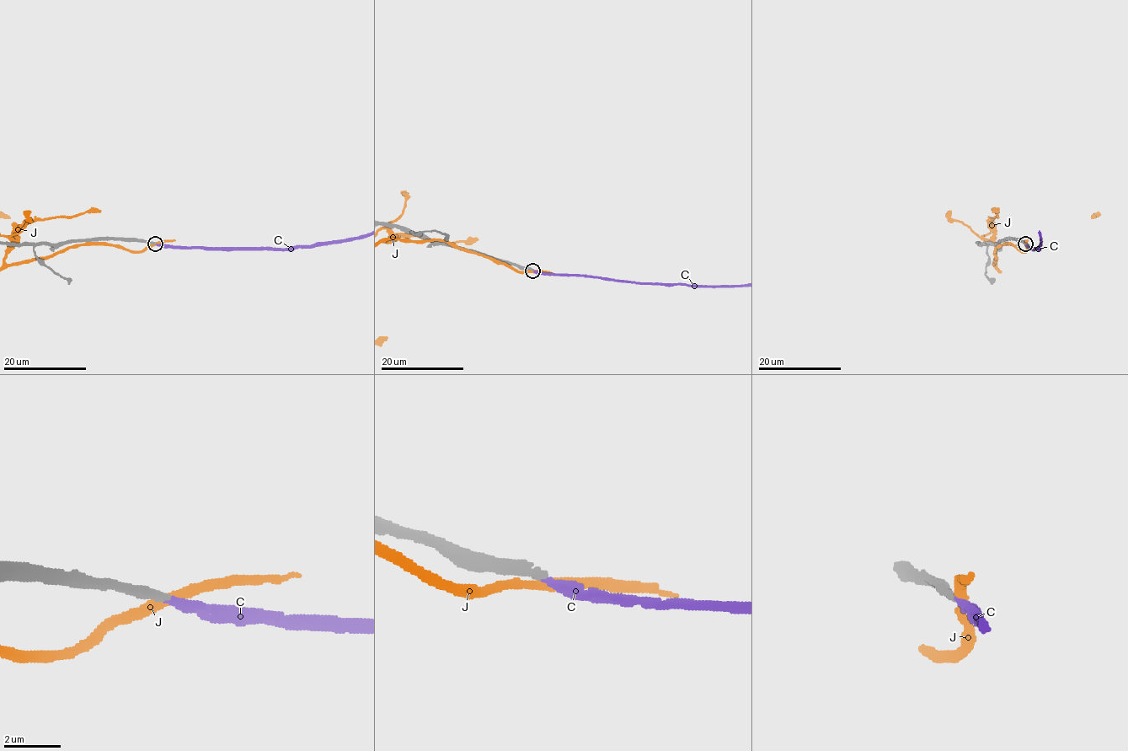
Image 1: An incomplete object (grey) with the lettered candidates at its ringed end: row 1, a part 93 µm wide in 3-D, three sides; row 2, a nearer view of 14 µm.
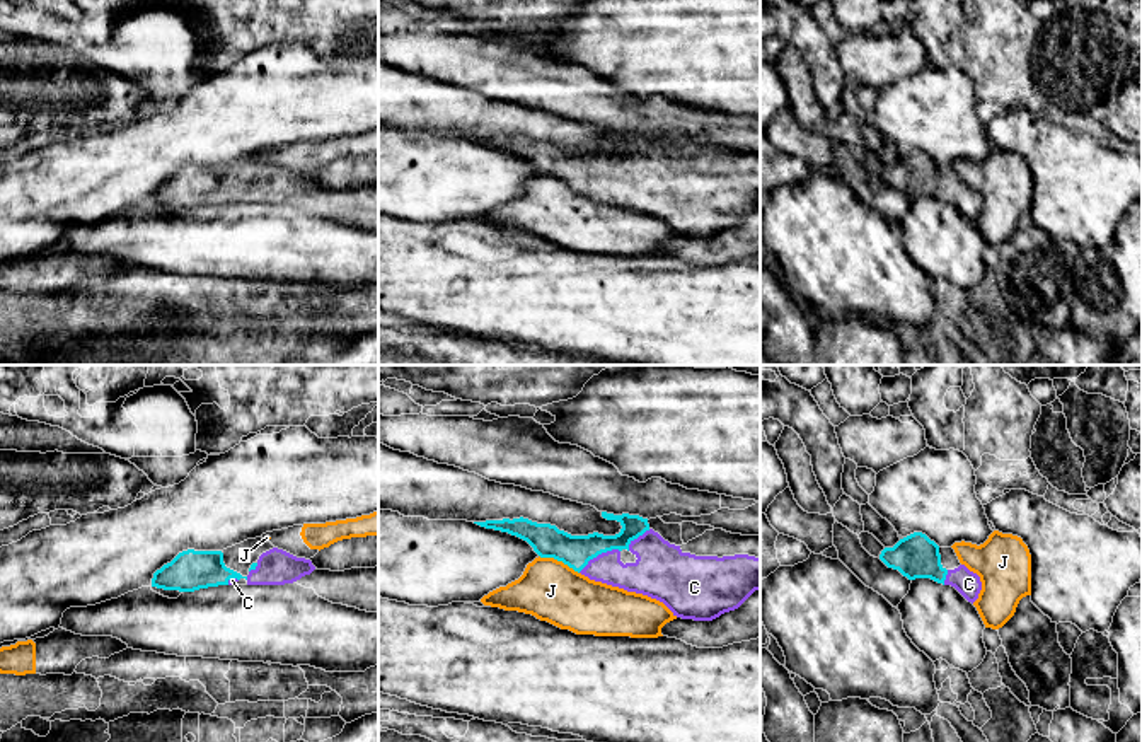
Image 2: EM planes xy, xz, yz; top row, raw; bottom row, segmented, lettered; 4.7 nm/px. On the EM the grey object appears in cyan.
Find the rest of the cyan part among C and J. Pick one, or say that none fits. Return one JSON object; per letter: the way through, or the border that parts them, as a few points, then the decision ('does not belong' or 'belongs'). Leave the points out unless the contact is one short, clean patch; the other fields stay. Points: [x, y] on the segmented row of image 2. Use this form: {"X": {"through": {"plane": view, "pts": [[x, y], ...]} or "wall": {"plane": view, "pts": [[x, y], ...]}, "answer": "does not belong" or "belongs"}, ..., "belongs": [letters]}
{"C": {"through": {"plane": "xz", "pts": [[547, 541], [580, 553], [599, 553], [621, 575], [646, 575]]}, "answer": "belongs"}, "J": {"wall": {"plane": "xz", "pts": [[539, 555], [561, 560], [578, 573]]}, "answer": "does not belong"}, "belongs": ["C"]}

